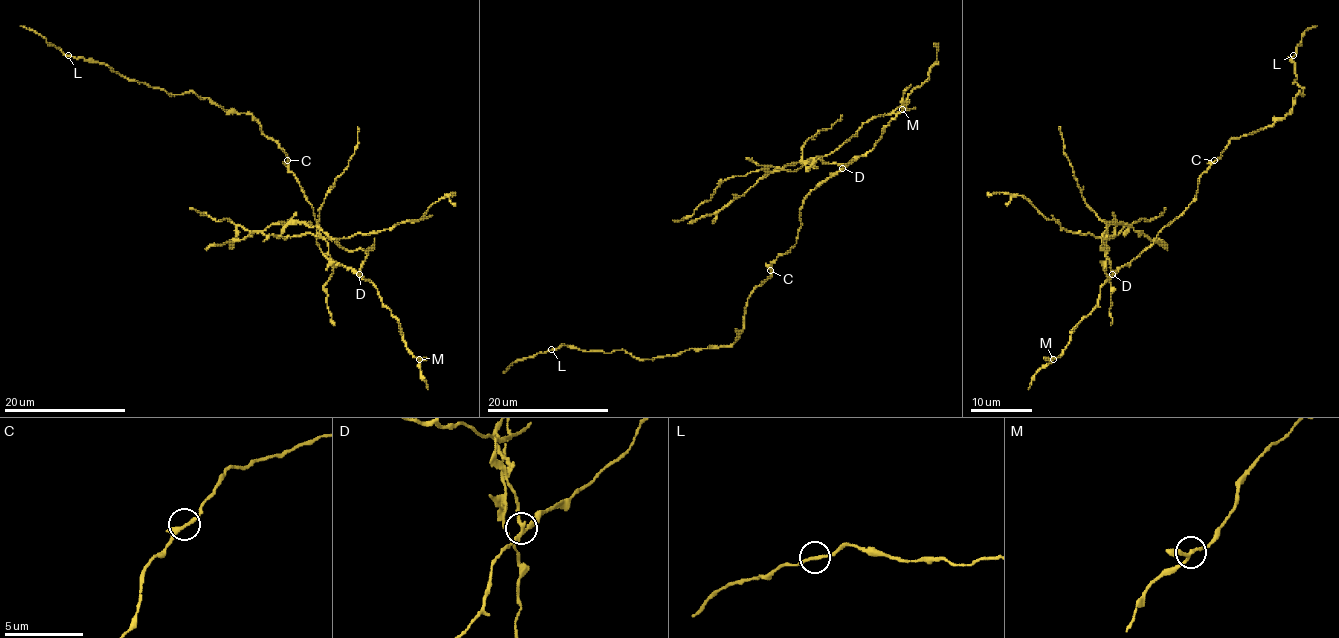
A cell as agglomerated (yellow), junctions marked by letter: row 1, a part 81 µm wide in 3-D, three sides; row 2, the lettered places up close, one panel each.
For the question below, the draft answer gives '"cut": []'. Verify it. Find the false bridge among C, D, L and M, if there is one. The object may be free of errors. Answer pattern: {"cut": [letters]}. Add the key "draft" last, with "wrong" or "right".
{"cut": ["D"], "draft": "wrong"}

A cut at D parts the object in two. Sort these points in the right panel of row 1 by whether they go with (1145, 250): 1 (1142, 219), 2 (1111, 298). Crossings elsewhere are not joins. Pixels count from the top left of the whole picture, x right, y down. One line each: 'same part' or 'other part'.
1: other part
2: other part

